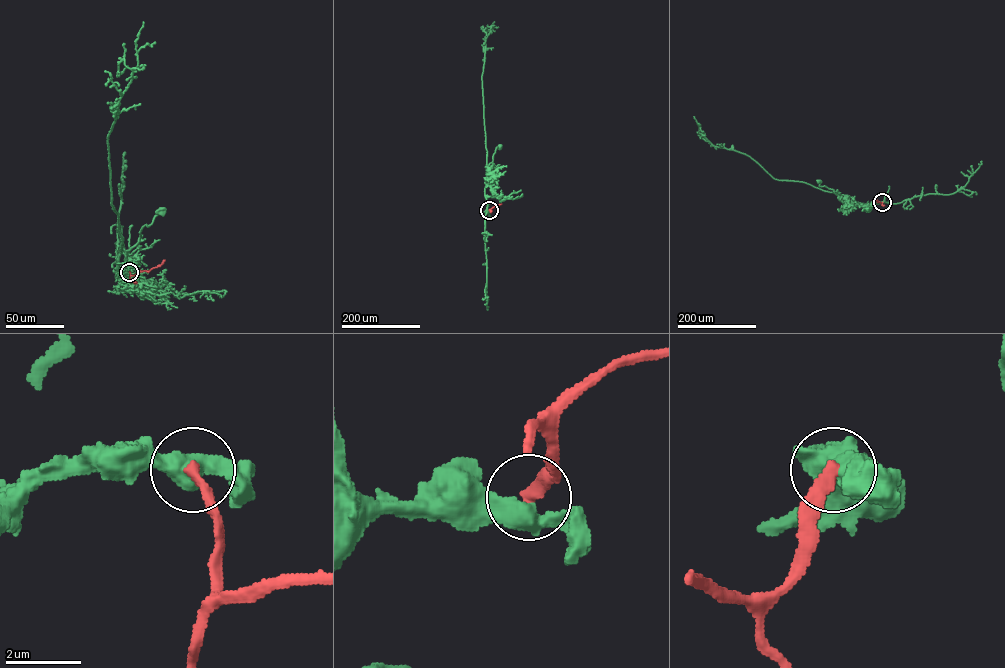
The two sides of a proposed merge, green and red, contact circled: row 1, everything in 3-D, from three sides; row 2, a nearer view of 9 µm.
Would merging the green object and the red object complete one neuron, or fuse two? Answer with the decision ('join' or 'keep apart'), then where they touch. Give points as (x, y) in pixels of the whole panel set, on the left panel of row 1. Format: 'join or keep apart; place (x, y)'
join; place (129, 272)

